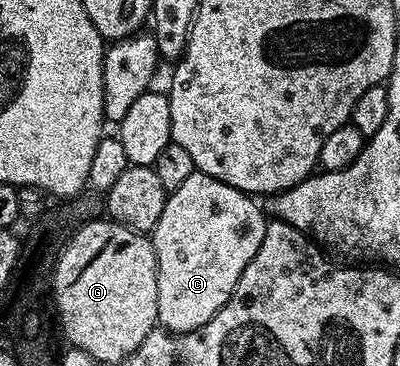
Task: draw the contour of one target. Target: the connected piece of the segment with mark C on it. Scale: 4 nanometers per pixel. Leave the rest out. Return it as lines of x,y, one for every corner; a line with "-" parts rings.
200,172
187,176
179,188
168,191
163,216
159,216
159,224
155,224
151,231
157,261
157,320
160,329
171,334
198,330
215,316
215,312
219,312
219,308
223,308
223,304
227,304
235,284
239,284
239,276
243,276
243,268
247,268
251,256
255,256
259,244
263,244
267,215
253,202
256,201
242,190

